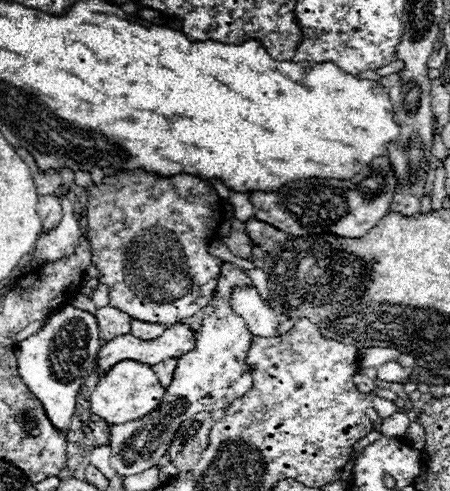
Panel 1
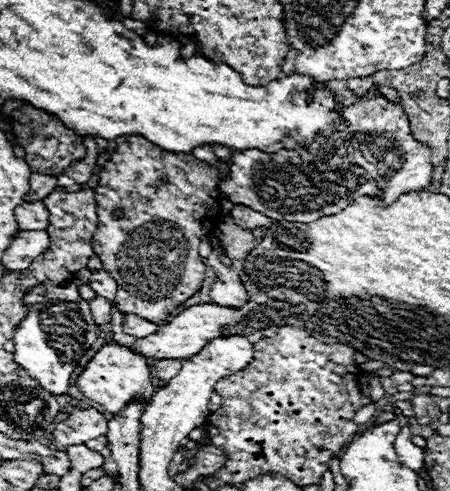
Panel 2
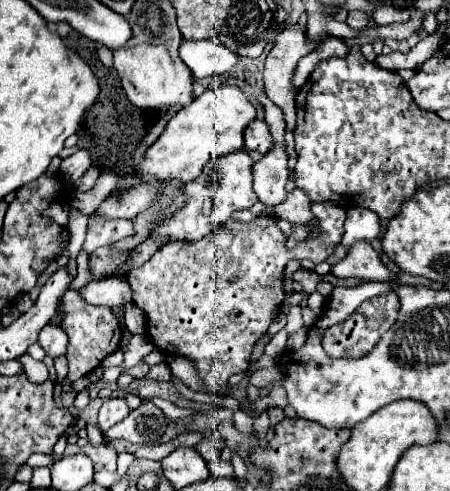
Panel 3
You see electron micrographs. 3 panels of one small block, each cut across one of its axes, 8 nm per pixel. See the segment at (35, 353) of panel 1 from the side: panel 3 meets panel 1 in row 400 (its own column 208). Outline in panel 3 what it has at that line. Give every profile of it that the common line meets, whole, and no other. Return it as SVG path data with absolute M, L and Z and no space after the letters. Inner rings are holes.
M184 40L180 46L180 58L190 68L192 78L206 78L228 72L238 56L214 40Z

